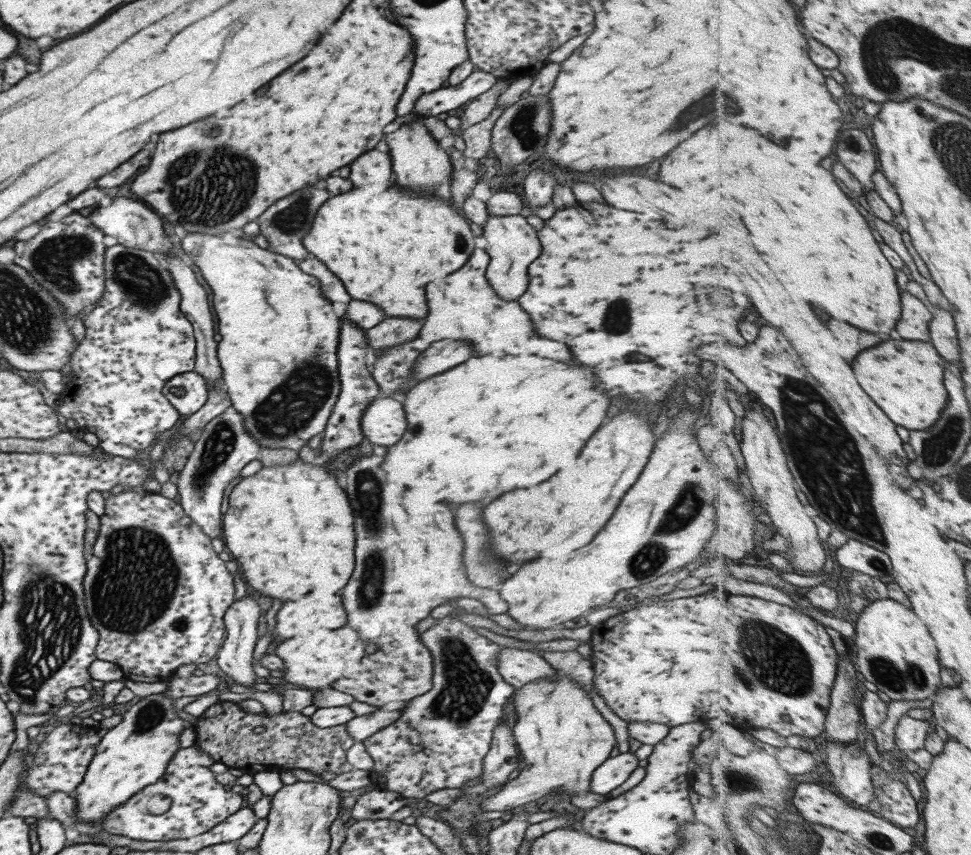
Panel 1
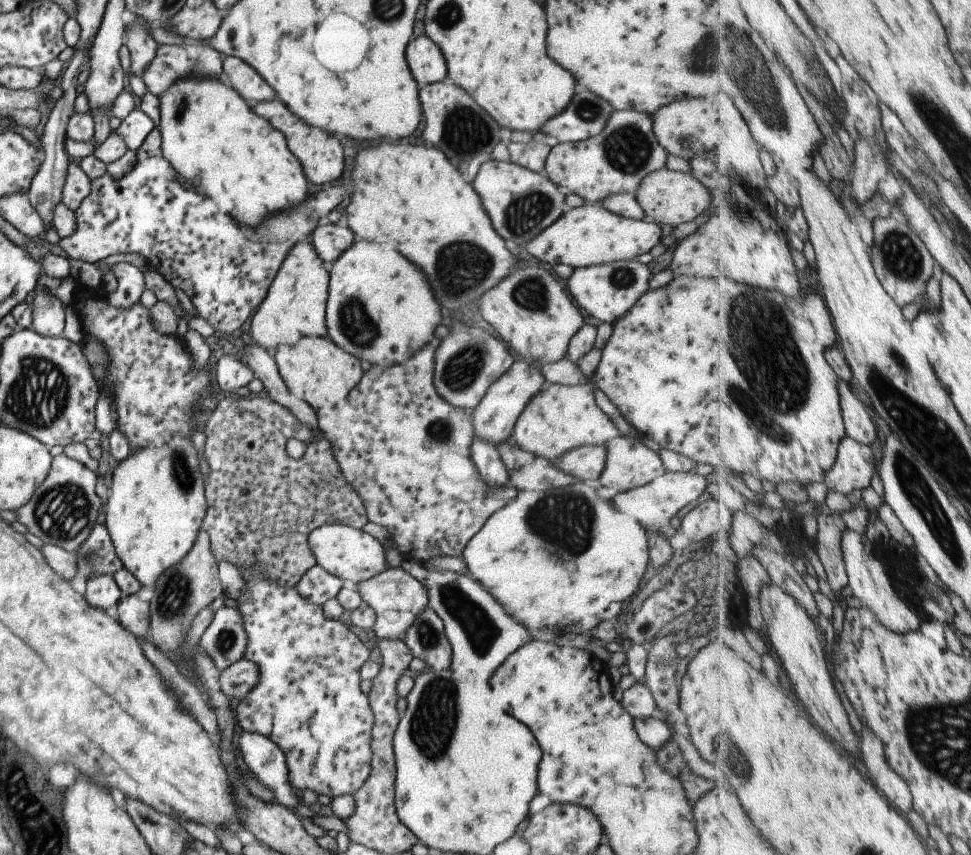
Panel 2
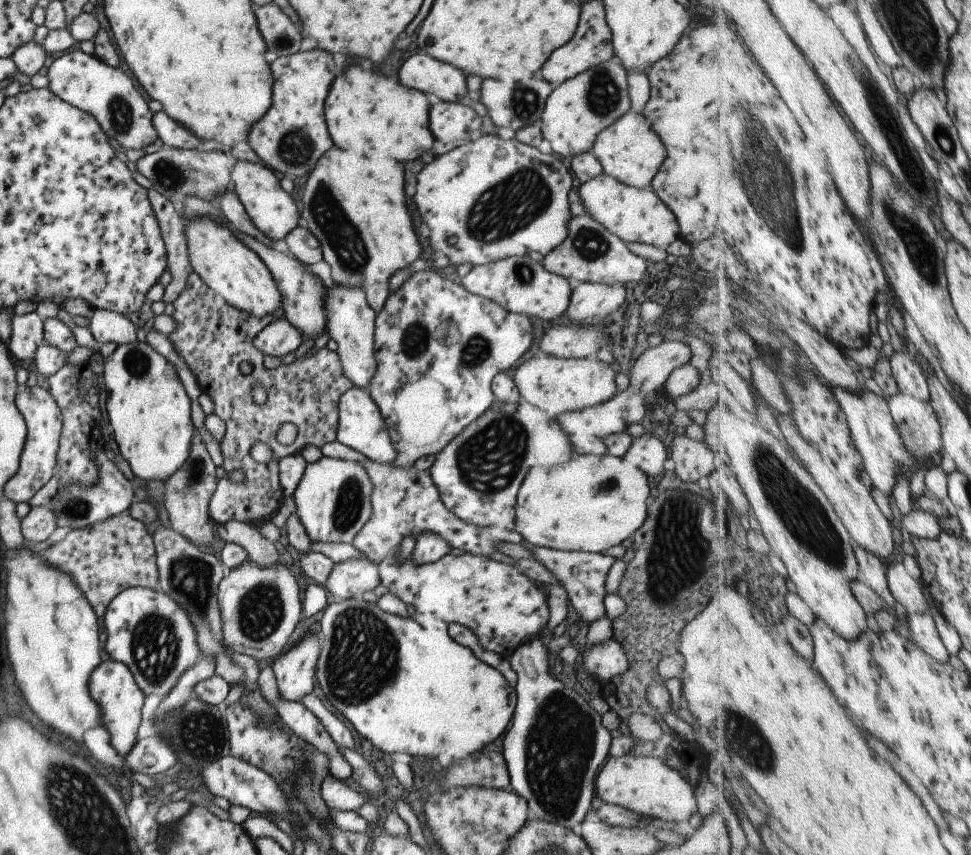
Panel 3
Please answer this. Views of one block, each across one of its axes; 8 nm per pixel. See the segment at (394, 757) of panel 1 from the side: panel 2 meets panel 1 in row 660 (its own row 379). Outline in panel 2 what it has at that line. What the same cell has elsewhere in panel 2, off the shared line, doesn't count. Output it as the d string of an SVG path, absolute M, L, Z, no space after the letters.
M461 322L450 330L449 336L439 341L434 352L432 381L436 393L455 408L475 408L487 387L495 382L514 361L514 355L504 342L491 330L480 325L466 325Z

